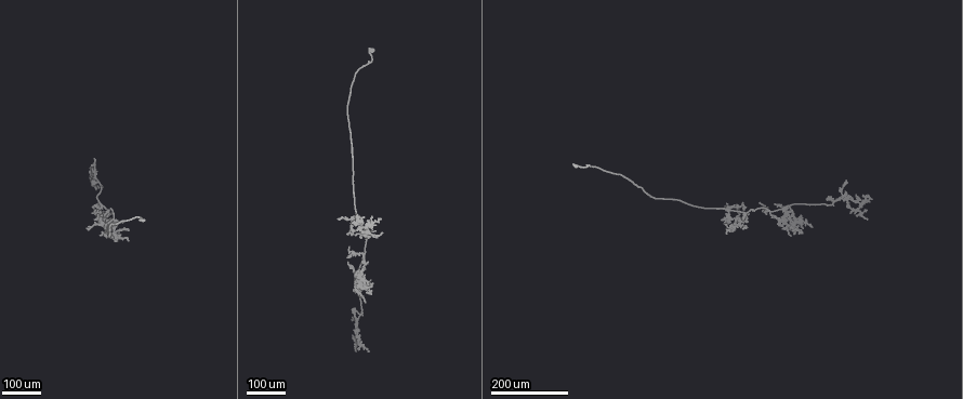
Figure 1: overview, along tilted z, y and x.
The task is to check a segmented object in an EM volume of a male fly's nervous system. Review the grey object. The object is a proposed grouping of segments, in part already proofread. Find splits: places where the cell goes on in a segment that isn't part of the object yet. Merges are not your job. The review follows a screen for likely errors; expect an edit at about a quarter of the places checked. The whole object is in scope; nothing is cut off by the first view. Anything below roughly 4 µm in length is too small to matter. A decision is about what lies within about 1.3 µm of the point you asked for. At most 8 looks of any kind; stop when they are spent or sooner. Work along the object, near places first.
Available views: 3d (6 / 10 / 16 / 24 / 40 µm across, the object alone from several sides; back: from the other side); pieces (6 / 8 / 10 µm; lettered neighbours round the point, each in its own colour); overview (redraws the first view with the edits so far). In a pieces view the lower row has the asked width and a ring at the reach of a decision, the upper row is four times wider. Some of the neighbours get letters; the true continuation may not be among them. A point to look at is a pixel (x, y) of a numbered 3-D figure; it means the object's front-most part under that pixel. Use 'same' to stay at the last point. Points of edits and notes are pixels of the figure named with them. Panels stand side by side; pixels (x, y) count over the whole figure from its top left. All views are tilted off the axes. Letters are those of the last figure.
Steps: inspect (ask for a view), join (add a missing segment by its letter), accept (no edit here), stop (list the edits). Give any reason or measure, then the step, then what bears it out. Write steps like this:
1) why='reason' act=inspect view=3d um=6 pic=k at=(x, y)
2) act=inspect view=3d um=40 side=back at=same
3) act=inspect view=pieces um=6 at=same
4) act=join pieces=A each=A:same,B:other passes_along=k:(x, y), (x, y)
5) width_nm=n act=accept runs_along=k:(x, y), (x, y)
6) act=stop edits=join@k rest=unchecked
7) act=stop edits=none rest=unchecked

why='free end' act=inspect view=3d um=24 pic=1 at=(93, 204)

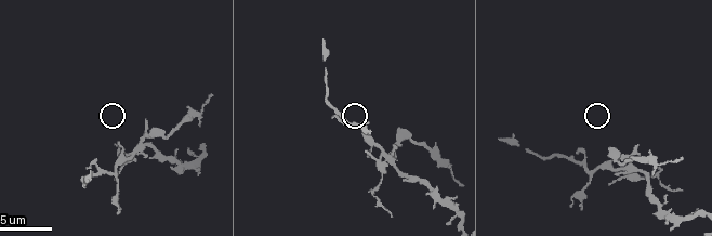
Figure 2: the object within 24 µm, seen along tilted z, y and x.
act=inspect view=pieces um=10 pic=2 at=(147, 122)

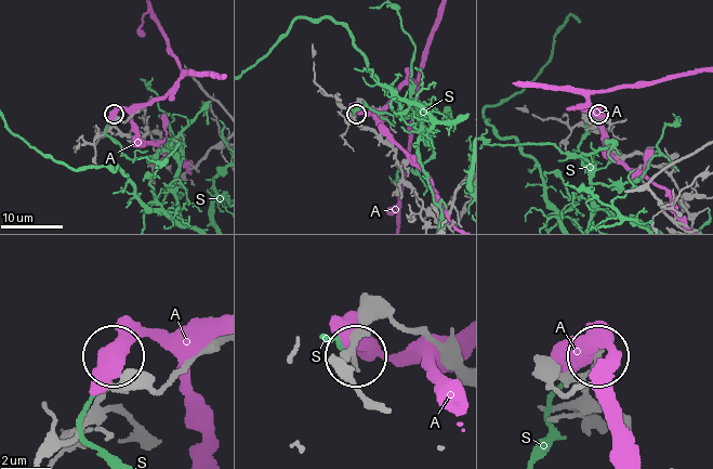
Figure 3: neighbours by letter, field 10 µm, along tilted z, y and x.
act=accept each=A:other,S:other found='none of them fits'

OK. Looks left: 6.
why='long arm stops here' act=inspect view=3d um=40 pic=1 at=(760, 201)

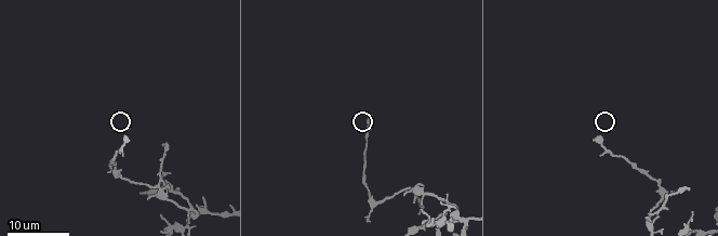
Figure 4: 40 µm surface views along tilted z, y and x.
act=inspect view=pieces um=10 pic=4 at=(129, 139)

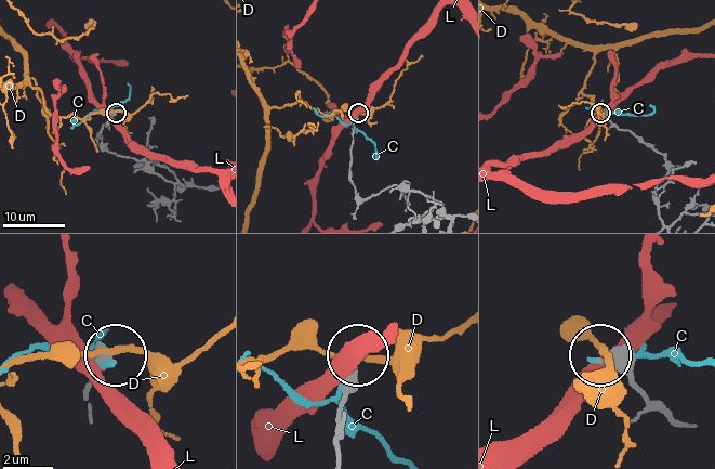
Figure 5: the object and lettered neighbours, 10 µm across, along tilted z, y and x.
act=accept each=C:other,D:other,L:other runs_along=5:(663, 413), (633, 381), (600, 363) found='no lettered segment goes on from it'

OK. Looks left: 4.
why='tapers out' act=inspect view=3d um=24 pic=1 at=(129, 240)

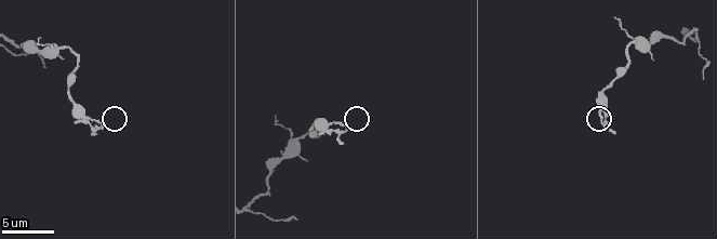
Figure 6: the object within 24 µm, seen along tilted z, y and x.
why='what lies round it' act=inspect view=pieces um=6 pic=6 at=(340, 144)

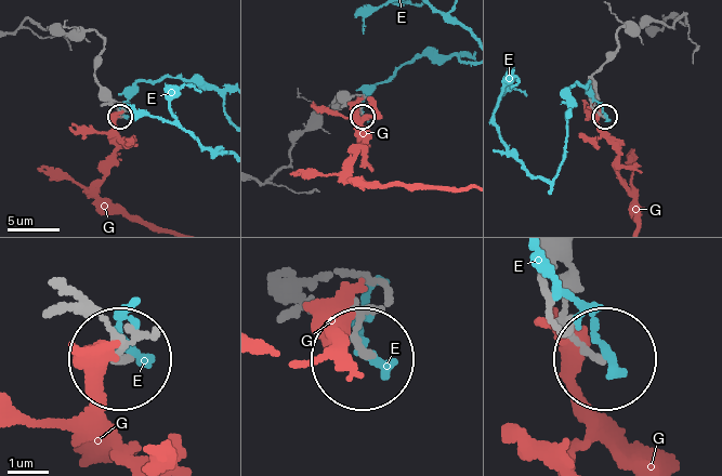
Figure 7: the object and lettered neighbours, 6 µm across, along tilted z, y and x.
act=accept each=E:other,G:other runs_along=7:(677, 21), (618, 30), (618, 50), (592, 80), (604, 116) found='none of them fits'

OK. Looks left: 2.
why='free end' act=inspect view=3d um=24 pic=1 at=(865, 219)

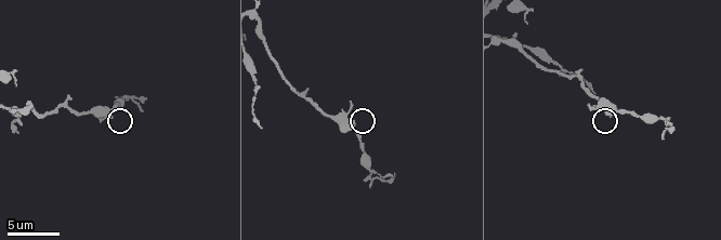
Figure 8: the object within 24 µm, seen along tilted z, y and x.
act=inspect view=pieces um=6 pic=8 at=(393, 172)

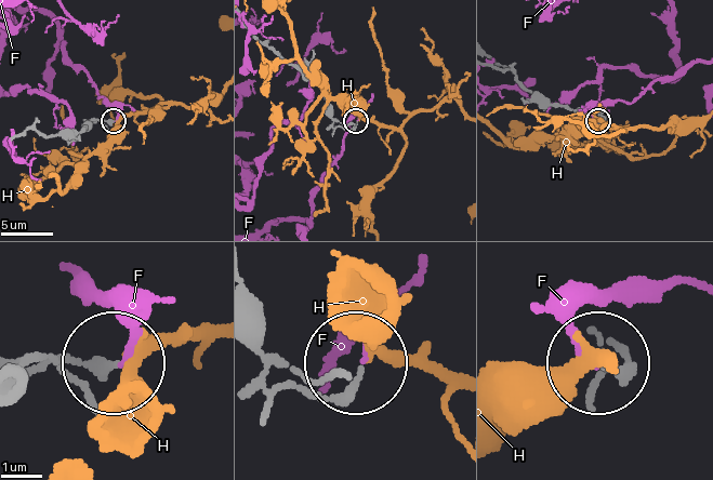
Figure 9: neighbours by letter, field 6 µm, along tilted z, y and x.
width_nm=190 act=accept each=F:other,H:other runs_along=9:(14, 362), (53, 354), (115, 360) found='no lettered segment goes on from it'

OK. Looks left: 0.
act=stop edits=none rest=unchecked

